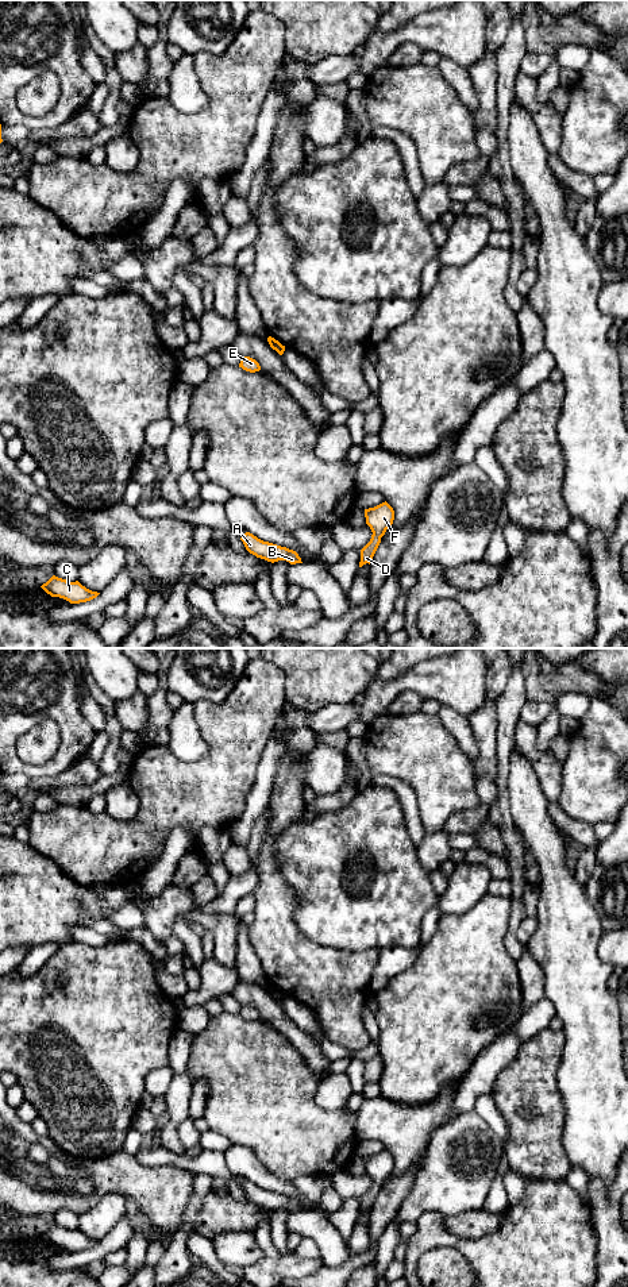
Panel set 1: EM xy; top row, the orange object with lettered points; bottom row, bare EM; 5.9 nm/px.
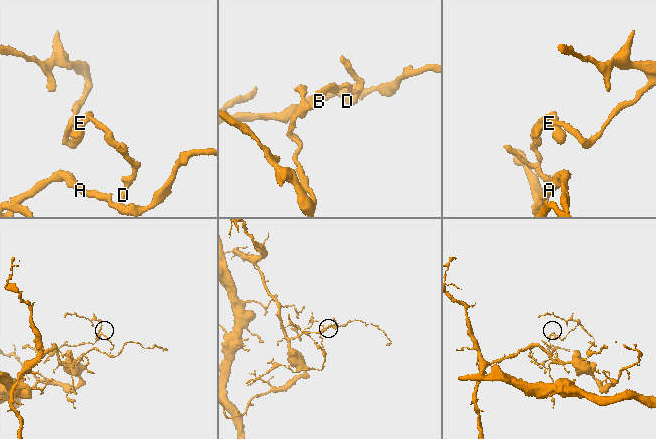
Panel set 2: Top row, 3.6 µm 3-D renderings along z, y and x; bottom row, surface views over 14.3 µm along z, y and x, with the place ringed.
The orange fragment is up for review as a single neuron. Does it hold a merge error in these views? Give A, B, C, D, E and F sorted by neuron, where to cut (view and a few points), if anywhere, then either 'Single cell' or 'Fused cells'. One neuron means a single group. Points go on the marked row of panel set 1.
Groups: A B C D F / E. Split along xy (281, 345), (276, 350). Fused cells

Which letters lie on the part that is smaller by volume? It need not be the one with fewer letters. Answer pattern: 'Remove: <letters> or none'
Remove: E

